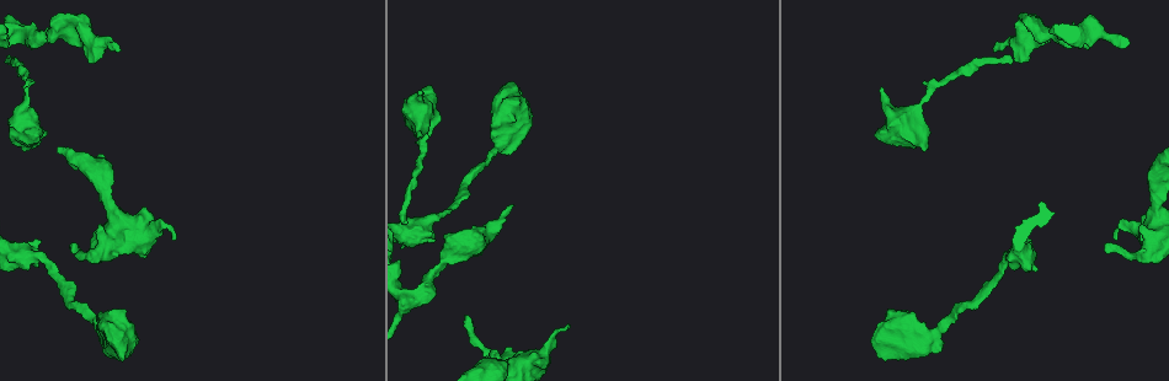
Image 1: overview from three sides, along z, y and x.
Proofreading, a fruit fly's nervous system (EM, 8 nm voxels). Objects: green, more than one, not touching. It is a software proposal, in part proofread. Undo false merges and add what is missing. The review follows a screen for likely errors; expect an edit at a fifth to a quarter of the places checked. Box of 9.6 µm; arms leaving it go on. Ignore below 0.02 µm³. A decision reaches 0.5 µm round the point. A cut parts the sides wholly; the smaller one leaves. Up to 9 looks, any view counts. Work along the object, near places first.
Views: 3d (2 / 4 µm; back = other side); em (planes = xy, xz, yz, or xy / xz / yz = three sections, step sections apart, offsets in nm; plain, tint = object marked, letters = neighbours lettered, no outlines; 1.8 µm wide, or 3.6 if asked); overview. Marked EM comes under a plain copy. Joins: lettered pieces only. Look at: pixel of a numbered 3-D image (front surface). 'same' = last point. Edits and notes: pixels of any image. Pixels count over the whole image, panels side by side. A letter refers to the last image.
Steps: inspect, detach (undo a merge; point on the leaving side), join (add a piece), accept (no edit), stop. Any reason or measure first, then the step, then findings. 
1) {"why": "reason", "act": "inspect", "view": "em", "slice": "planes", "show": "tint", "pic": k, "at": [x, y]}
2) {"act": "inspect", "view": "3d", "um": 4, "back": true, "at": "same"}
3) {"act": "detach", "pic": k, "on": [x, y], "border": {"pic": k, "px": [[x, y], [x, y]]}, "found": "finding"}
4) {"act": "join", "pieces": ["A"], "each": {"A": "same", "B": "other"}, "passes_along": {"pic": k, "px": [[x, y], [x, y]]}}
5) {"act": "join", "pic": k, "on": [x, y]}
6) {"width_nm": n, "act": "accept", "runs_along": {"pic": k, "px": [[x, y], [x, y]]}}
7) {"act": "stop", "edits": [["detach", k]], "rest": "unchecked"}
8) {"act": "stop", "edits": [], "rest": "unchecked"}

{"why": "calibre changes", "act": "inspect", "view": "3d", "um": 4, "pic": 1, "at": [40, 254]}

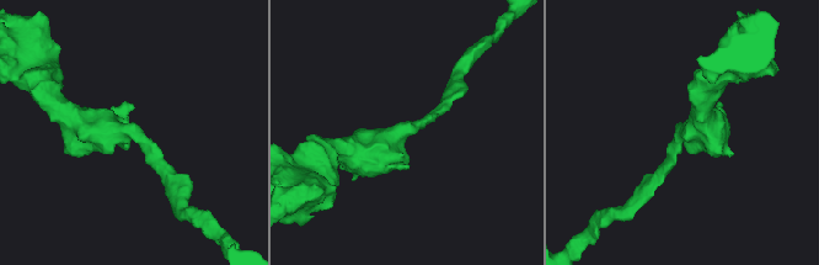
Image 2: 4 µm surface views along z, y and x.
{"why": "now the EM", "act": "inspect", "view": "em", "slice": "yz", "step": 16, "show": "letters", "pic": 2, "at": [135, 131]}

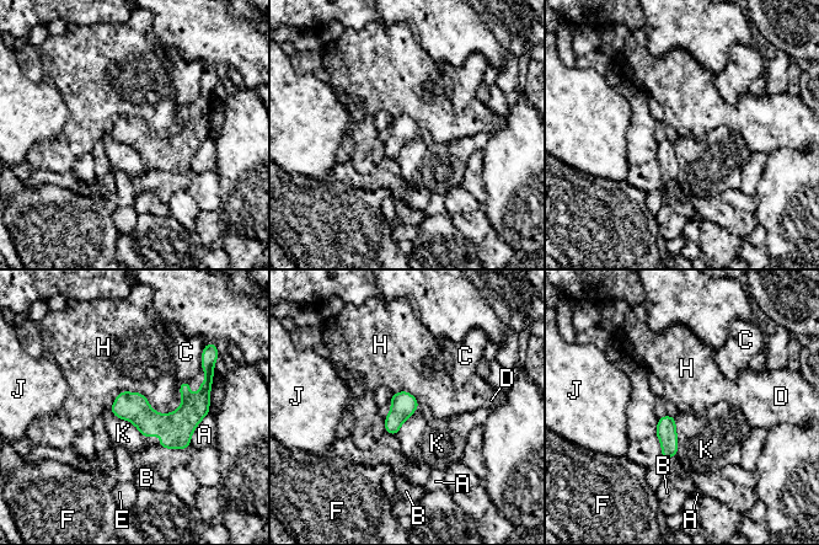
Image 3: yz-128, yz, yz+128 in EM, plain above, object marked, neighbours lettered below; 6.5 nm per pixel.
{"act": "accept", "each": {"A": "other", "B": "other", "C": "other", "D": "other", "E": "other", "F": "other", "H": "other", "J": "other", "K": "other"}, "runs_along": {"pic": 3, "px": [[203, 401], [182, 421], [114, 410]]}, "found": "all the same neuron"}

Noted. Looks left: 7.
{"why": "thin neck", "act": "inspect", "view": "3d", "um": 2, "pic": 1, "at": [422, 145]}

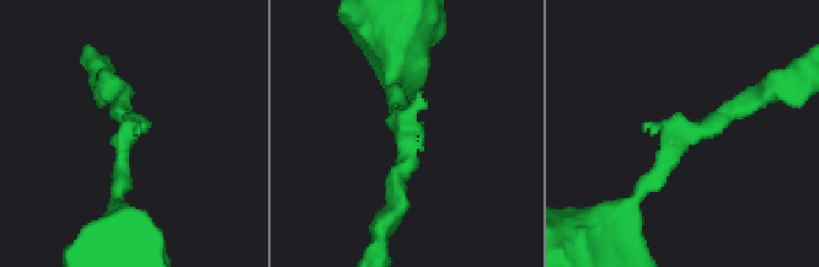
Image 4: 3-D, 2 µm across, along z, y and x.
{"act": "inspect", "view": "em", "slice": "planes", "show": "tint", "pic": 4, "at": [674, 145]}

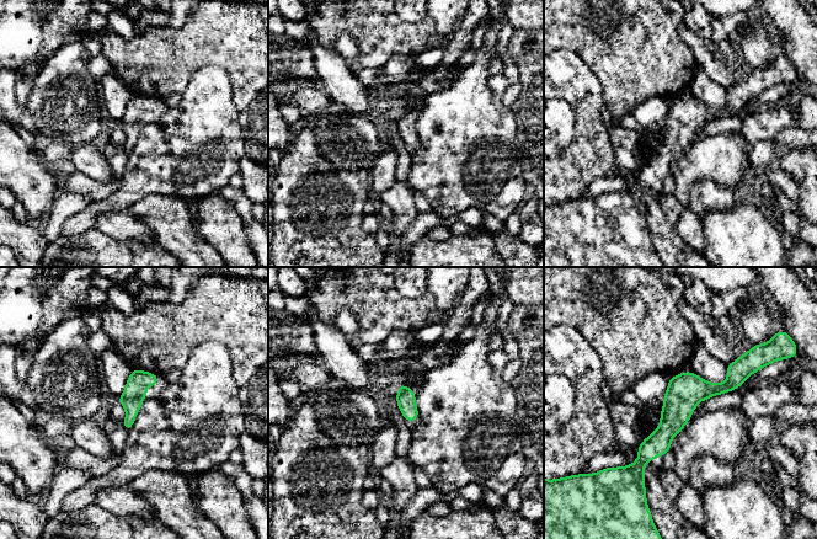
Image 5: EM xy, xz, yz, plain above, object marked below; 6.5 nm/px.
{"why": "see the neighbours", "act": "inspect", "view": "em", "slice": "planes", "show": "letters", "at": "same"}

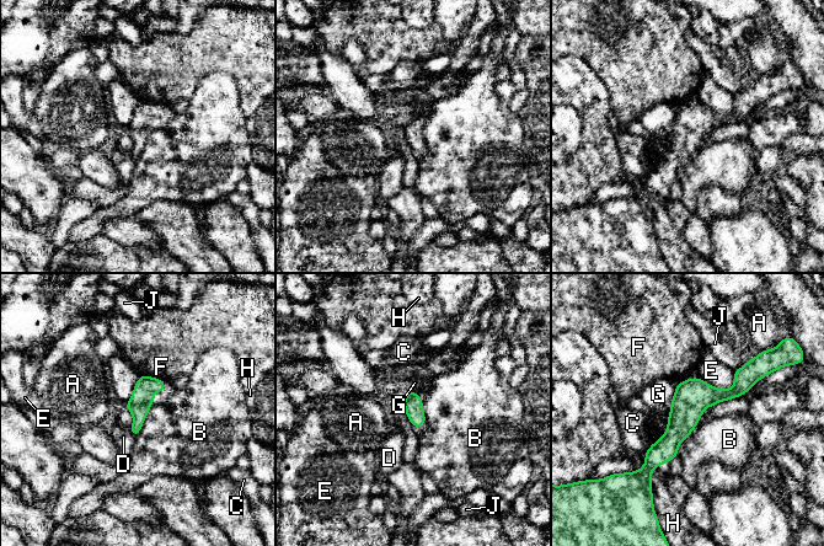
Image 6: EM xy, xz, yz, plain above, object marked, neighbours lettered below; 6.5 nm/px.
{"act": "accept", "each": {"A": "other", "B": "other", "C": "other", "D": "other", "E": "other", "F": "other", "G": "other", "H": "other", "J": "other"}, "runs_along": {"pic": 6, "px": [[752, 373], [732, 392], [707, 396], [645, 469]]}, "found": "continuous, no second neuron"}

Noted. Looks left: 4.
{"why": "an open end", "act": "inspect", "view": "em", "slice": "planes", "show": "letters", "pic": 1, "at": [117, 50]}

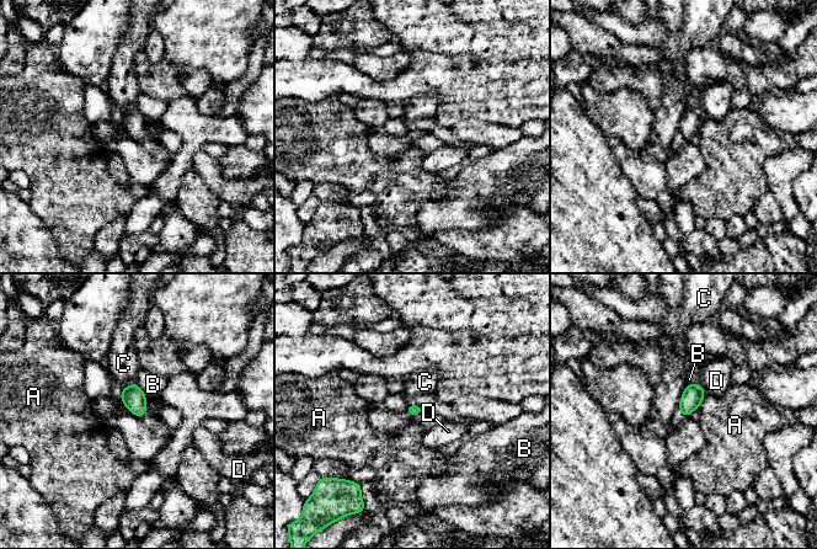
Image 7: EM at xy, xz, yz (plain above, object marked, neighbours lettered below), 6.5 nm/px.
{"act": "accept", "each": {"A": "other", "B": "other", "C": "other", "D": "other"}, "found": "none of them fits"}

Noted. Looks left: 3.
{"why": "thin end", "act": "inspect", "view": "3d", "um": 2, "pic": 1, "at": [1115, 239]}

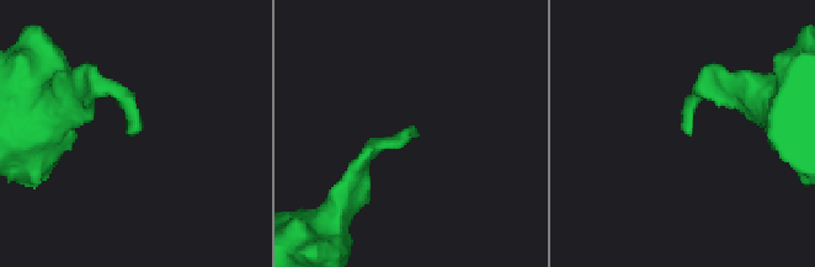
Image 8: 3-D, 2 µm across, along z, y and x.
{"why": "now the EM", "act": "inspect", "view": "em", "slice": "planes", "show": "letters", "pic": 8, "at": [405, 135]}

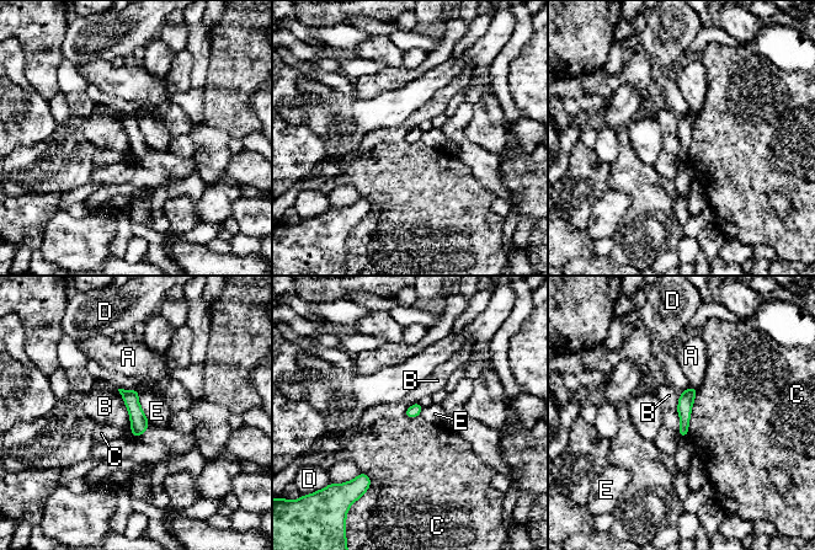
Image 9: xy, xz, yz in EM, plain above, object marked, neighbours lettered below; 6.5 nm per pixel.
{"act": "accept", "each": {"A": "other", "B": "other", "C": "other", "D": "other", "E": "other"}, "runs_along": {"pic": 9, "px": [[692, 390], [685, 402], [683, 433]]}, "found": "no lettered piece goes on from it"}

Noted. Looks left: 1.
{"act": "stop", "edits": [], "rest": "unchecked"}

